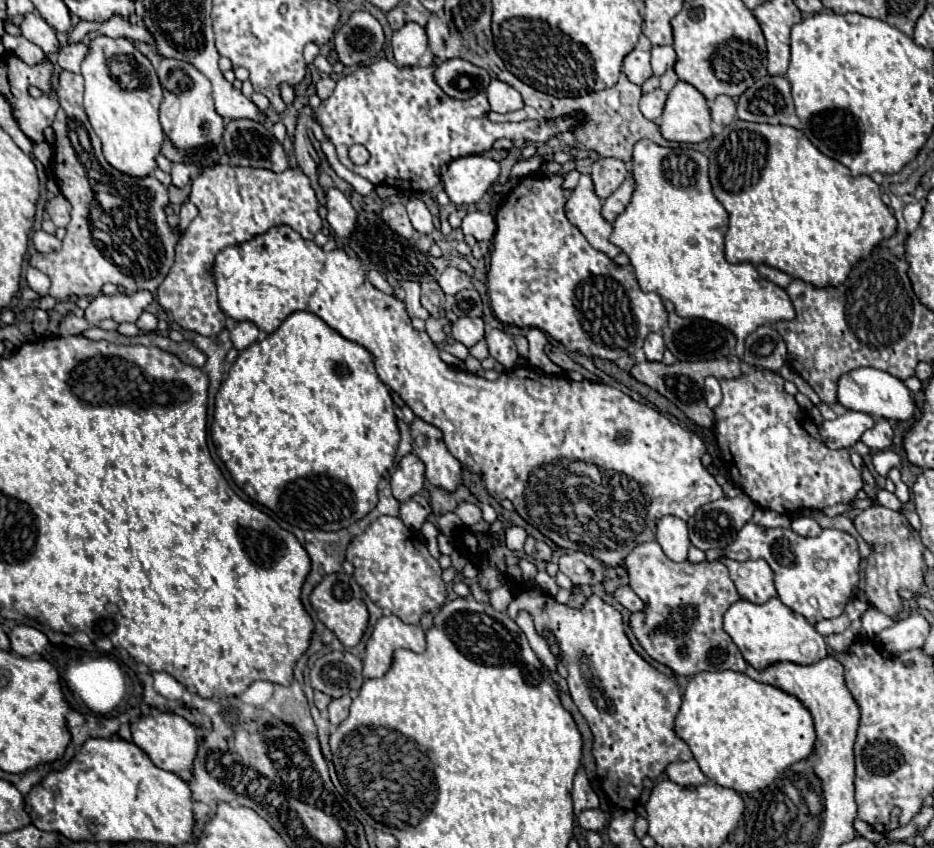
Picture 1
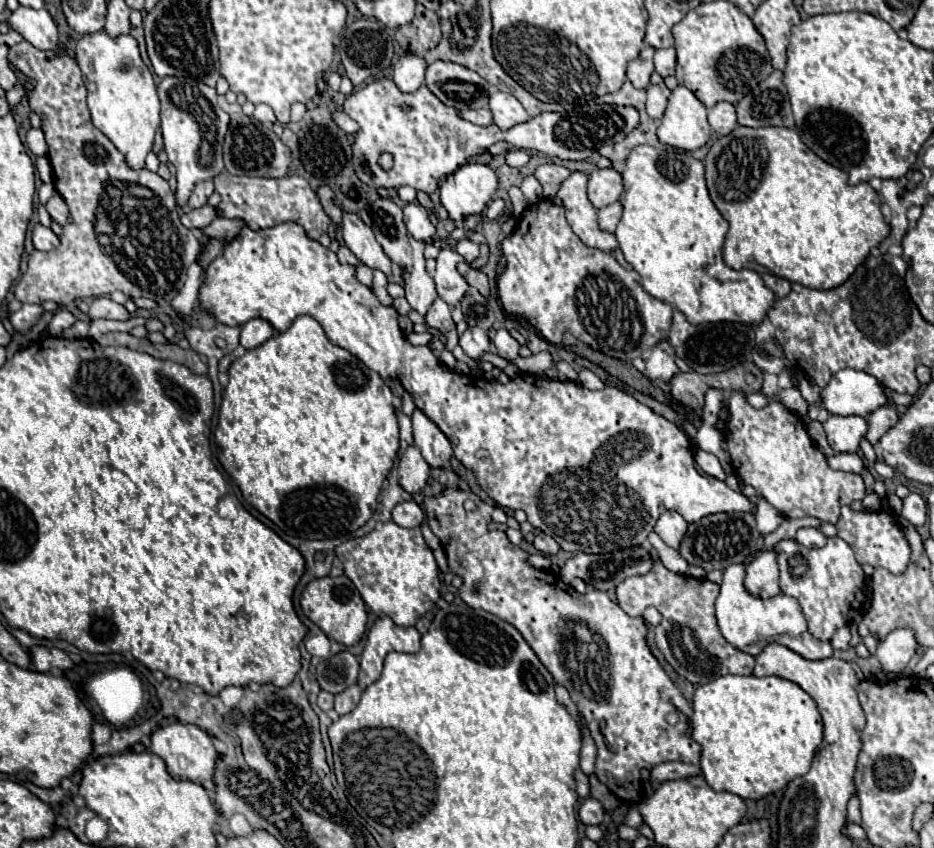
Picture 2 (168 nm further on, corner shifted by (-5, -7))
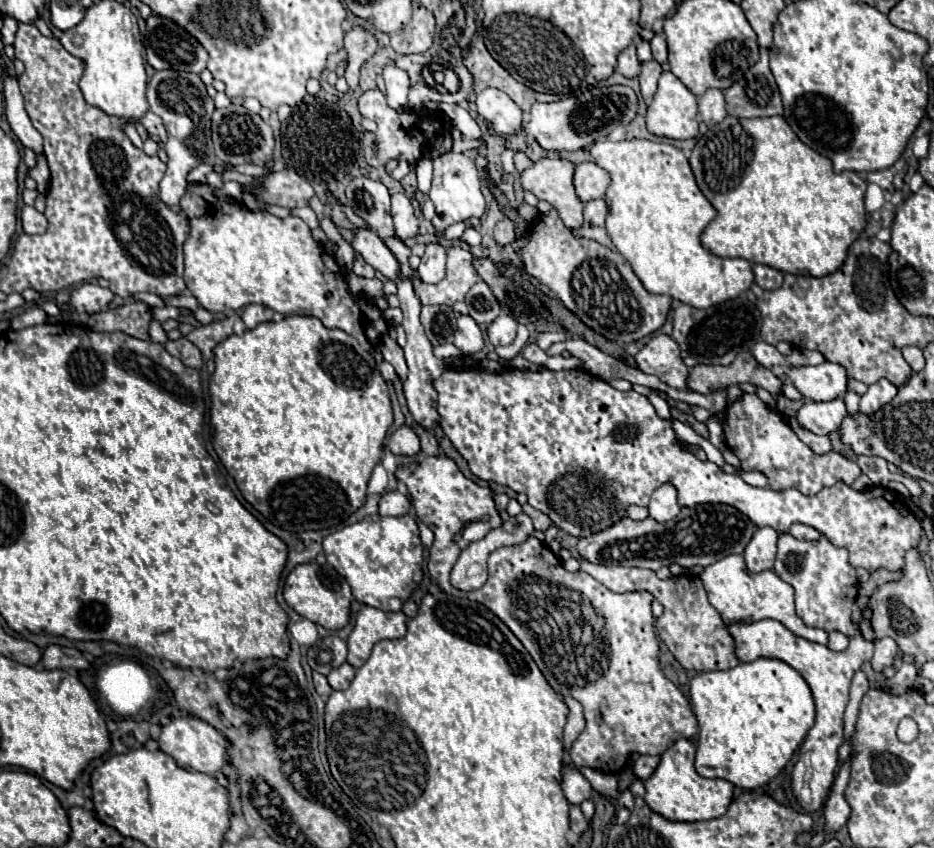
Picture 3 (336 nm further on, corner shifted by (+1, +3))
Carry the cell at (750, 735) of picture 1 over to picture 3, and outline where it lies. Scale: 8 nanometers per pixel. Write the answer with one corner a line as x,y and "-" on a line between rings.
773,658
697,674
689,684
689,696
699,720
697,772
705,778
727,780
743,790
771,782
815,724
815,702
807,682
789,664

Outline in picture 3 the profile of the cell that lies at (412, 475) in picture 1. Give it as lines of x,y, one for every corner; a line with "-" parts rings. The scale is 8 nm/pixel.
401,426
399,430
395,430
389,438
389,450
393,454
403,454
403,456
415,456
419,452
419,438
417,434
407,428

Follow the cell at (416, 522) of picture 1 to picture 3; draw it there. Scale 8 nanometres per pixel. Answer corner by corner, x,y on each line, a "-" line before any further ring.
385,492
379,500
379,514
381,516
403,516
411,508
411,502
401,492

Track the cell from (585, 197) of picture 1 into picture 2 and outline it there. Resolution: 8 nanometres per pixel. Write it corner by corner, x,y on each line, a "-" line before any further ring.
571,172
569,178
561,182
557,196
563,202
567,222
579,240
603,252
613,252
617,248
617,240
613,234
599,230
597,210
587,198
587,180
587,174

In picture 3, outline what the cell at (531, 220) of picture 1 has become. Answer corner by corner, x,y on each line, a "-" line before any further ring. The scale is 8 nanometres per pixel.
555,208
531,224
529,238
519,254
529,276
549,286
567,310
607,340
617,344
637,342
659,330
669,314
669,296
649,294
619,252
593,240
575,238
573,232
565,228

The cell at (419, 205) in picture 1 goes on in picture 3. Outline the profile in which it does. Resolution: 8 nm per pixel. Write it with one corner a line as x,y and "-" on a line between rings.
393,194
391,196
391,216
393,216
393,222
395,222
397,236
401,240
417,236
419,218
415,216
411,200
405,194

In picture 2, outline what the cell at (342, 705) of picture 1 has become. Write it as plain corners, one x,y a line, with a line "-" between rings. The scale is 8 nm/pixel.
353,684
351,688
335,694
335,710
339,716
349,714
361,700
361,688
357,684

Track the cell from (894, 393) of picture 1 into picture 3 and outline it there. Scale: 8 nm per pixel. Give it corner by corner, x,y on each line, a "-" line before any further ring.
823,362
819,366
807,368
791,368
789,378
793,380
795,388
815,402
829,402
841,398
847,392
849,376
841,364

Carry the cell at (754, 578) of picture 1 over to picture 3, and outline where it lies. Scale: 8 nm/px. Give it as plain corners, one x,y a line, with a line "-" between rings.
769,526
759,528
753,534
751,542
745,548
745,562
747,562
749,572
773,570
775,552
777,552
777,538
779,538
779,534

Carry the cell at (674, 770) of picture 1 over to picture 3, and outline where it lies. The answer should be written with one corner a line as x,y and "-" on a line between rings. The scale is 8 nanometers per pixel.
639,756
637,762
635,762
635,766
633,766
635,776
639,780
647,780
655,772
655,768
659,766
659,760
661,760
659,756

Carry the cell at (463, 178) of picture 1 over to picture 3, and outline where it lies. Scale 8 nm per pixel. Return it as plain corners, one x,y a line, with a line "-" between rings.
447,152
439,158
433,160
433,184
431,184
431,192
429,198
435,204
437,216
431,220
437,232
443,232
449,224
455,222
463,222
471,216
481,218
485,212
485,198
481,194
481,180
479,180
479,172
477,166
471,158
467,158
465,154
457,154
457,152

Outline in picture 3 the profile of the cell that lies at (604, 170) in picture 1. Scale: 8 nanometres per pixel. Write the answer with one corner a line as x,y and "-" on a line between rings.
583,162
575,166
575,192
583,202
597,200
605,196
609,188
609,172
595,162

